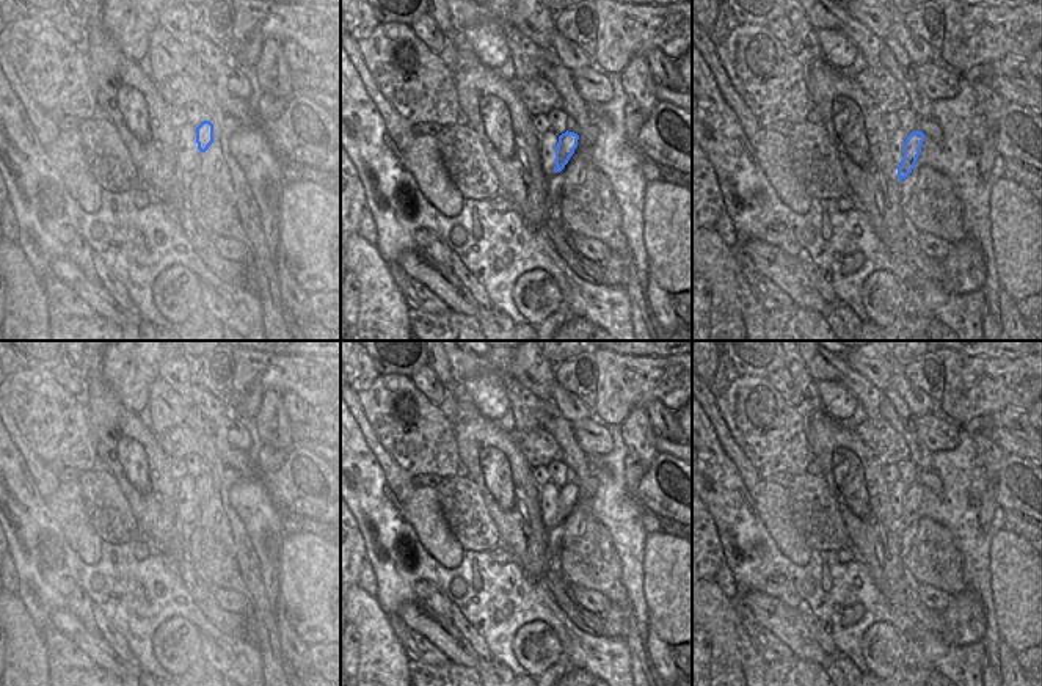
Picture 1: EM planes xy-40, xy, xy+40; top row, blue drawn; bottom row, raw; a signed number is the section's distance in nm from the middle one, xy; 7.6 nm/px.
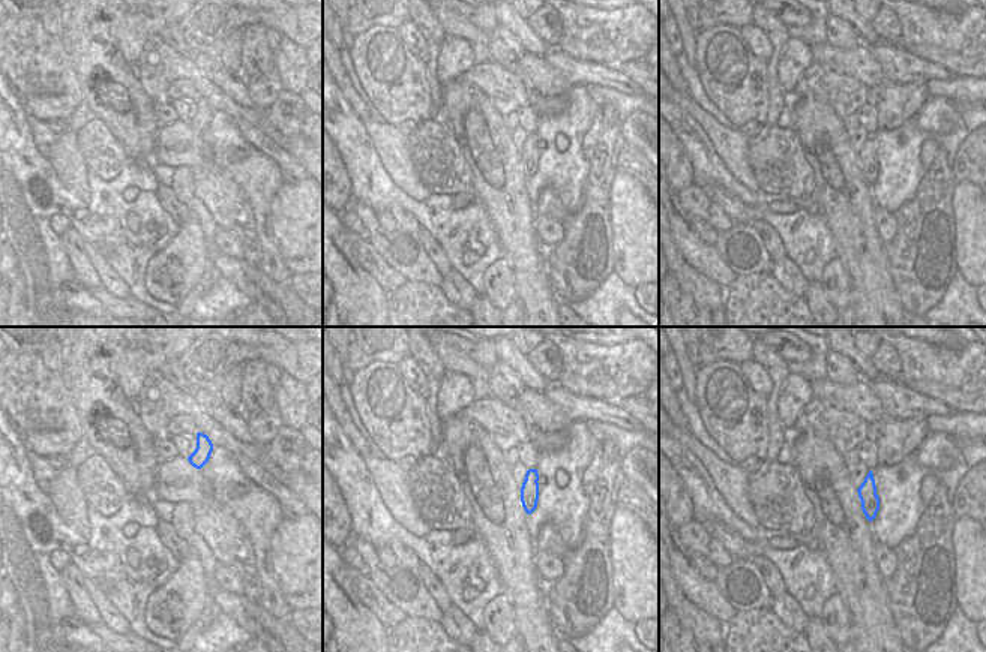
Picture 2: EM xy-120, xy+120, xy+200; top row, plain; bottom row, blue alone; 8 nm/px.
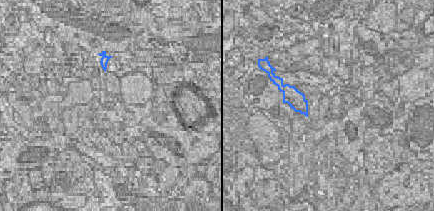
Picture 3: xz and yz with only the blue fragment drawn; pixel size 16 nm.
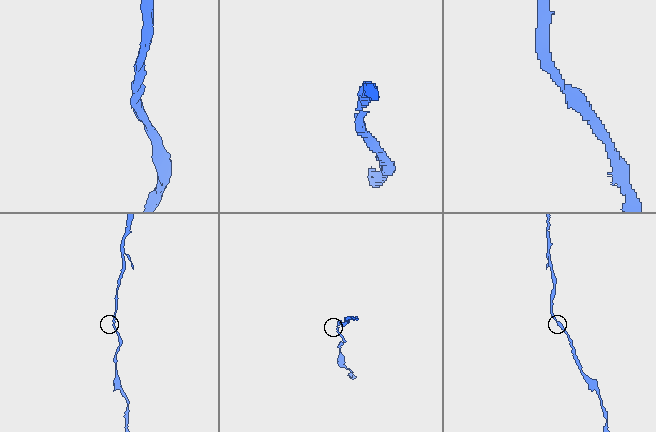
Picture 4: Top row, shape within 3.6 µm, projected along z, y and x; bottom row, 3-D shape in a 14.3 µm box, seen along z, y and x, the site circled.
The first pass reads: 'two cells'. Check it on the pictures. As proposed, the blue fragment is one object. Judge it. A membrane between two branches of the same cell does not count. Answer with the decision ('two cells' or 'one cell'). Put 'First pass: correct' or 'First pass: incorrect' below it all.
one cell
First pass: incorrect

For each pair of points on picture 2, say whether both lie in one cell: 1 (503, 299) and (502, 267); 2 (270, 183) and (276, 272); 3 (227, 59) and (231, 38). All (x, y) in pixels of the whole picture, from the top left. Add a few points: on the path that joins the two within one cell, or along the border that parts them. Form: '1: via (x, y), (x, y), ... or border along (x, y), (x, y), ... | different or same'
1: via (502, 291), (502, 275) | same
2: via (263, 206), (261, 227), (269, 249) | same
3: via (230, 54), (231, 42) | same

